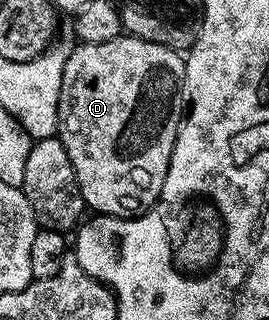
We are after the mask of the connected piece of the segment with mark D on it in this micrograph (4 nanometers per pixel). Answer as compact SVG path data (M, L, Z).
M122 35L120 37L116 37L115 39L111 39L107 43L87 43L86 45L82 45L80 43L73 45L73 50L71 51L71 55L65 61L65 66L63 67L63 75L61 76L61 90L59 91L59 103L57 104L57 131L56 136L60 137L61 142L63 143L63 147L67 151L67 159L71 159L71 167L73 168L73 174L77 176L77 186L79 187L79 191L81 192L81 198L85 200L86 206L92 212L97 215L104 215L106 217L123 217L123 218L131 218L138 216L142 213L146 213L148 209L155 204L155 202L159 199L159 195L165 190L163 187L163 179L167 179L167 167L171 163L171 151L175 147L175 139L177 138L177 131L179 128L179 113L177 117L177 89L179 93L179 86L182 84L183 78L185 76L185 57L182 56L180 52L176 49L168 49L166 45L160 45L159 43L151 43L150 41L144 41L143 39L139 39L138 37L130 37L128 35Z

